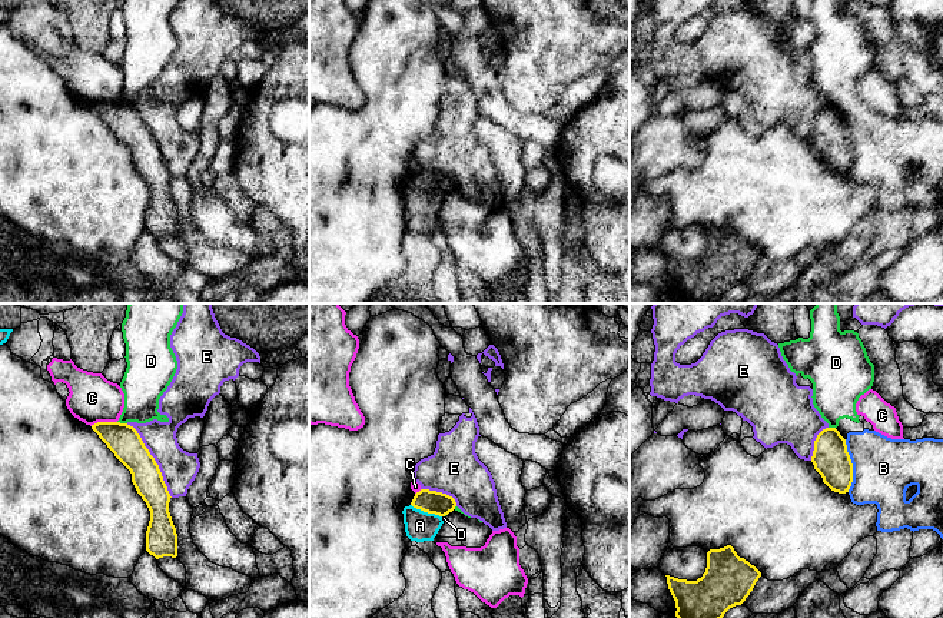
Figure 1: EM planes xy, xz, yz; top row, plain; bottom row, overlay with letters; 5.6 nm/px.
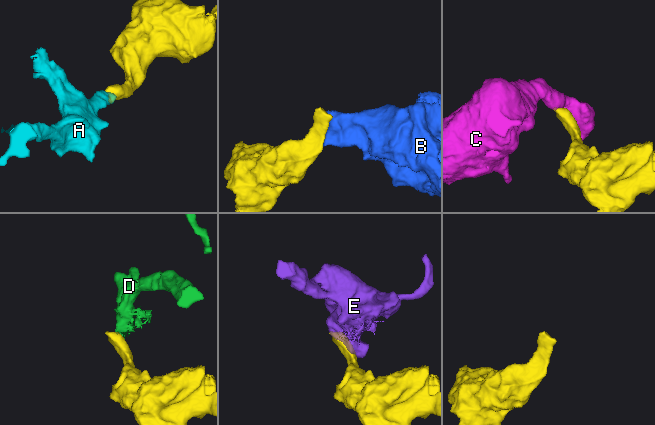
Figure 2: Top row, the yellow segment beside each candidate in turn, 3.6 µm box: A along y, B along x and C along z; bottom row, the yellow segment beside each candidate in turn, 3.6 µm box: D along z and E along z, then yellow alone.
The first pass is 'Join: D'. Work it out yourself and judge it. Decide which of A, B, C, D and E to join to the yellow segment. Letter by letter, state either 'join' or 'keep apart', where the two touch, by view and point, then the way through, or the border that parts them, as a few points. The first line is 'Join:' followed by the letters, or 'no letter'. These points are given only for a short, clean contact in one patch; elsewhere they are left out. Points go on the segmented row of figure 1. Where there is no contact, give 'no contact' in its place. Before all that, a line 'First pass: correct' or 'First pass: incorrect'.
First pass: incorrect
Join: A
A: join | xz (427, 511) | across xz (428, 501), (427, 511), (419, 525)
B: keep apart | yz (852, 465)
C: keep apart | xy (103, 422) | along xy (116, 421), (98, 421), (90, 425)
D: keep apart | xy (122, 424) | along xy (118, 421), (126, 424)
E: keep apart | xy (153, 459)

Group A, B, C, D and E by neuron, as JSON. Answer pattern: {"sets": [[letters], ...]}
{"sets": [["A"], ["B", "D"], ["C"], ["E"]]}

